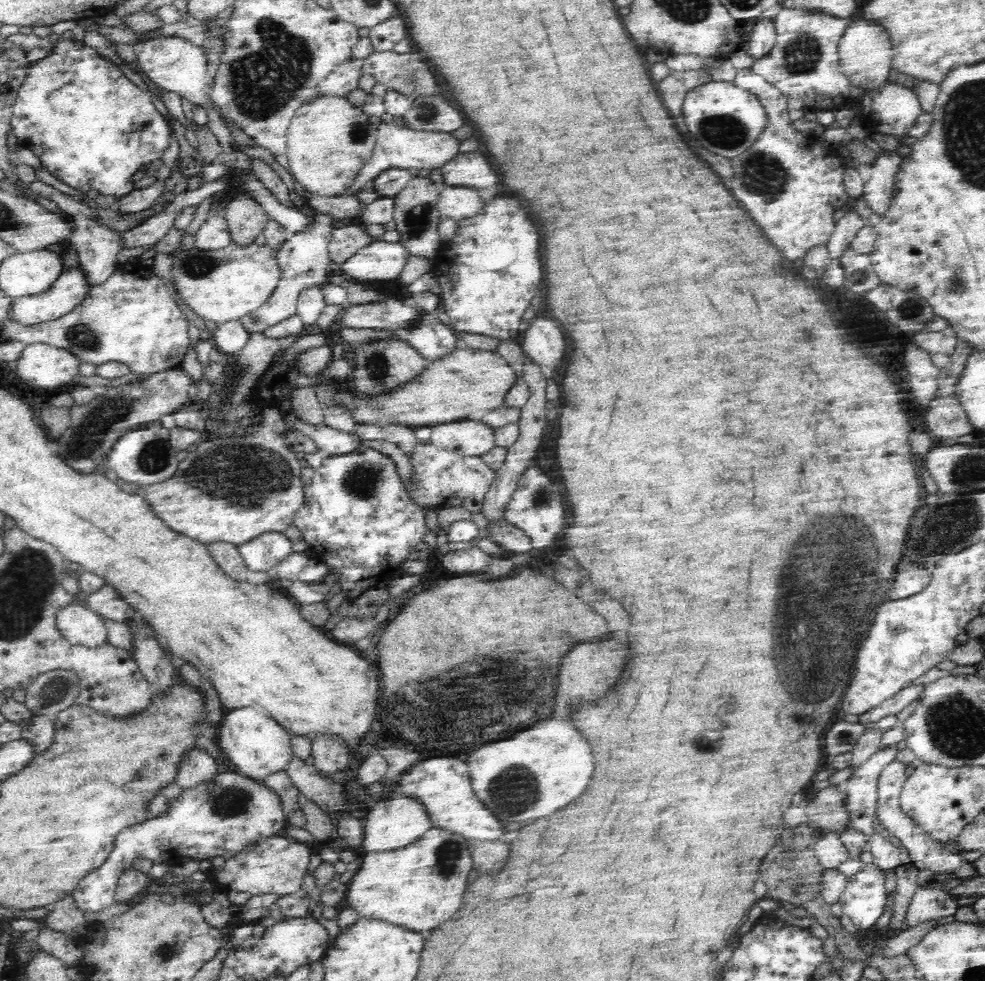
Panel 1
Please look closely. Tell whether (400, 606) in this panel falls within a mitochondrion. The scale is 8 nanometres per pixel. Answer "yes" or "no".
no

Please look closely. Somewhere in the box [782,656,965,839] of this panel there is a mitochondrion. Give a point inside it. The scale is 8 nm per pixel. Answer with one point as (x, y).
(843, 738)

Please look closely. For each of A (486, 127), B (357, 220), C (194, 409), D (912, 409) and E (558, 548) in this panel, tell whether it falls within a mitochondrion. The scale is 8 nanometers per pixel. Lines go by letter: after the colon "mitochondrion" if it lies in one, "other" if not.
A: other
B: other
C: other
D: other
E: other

